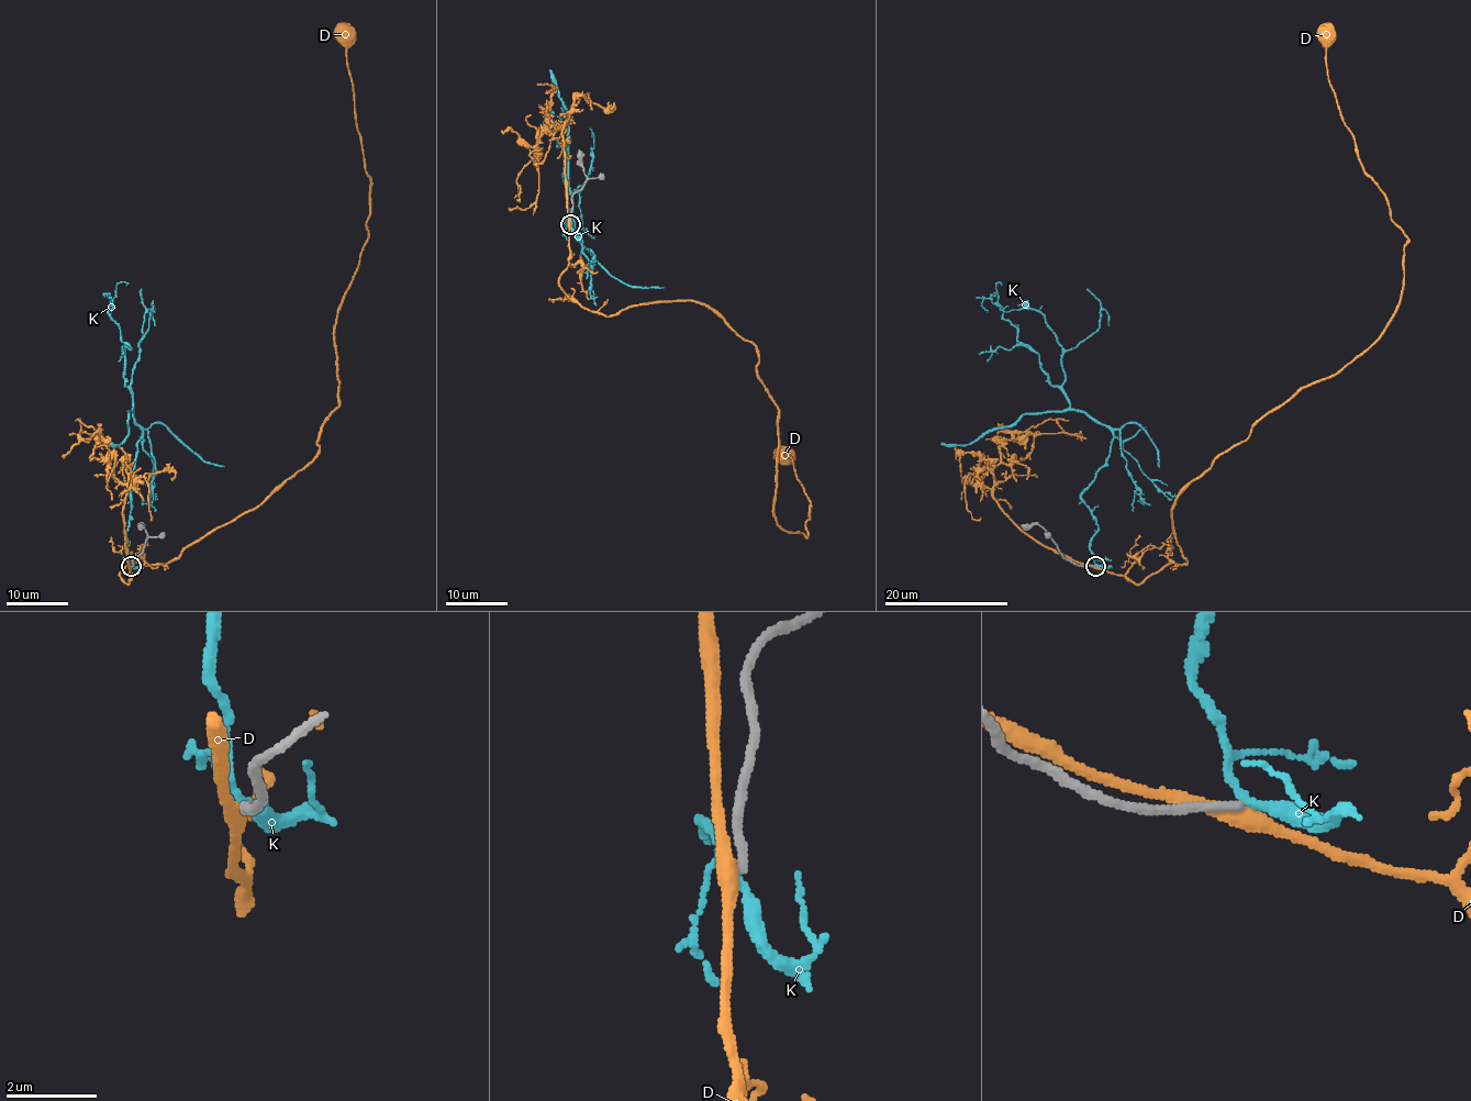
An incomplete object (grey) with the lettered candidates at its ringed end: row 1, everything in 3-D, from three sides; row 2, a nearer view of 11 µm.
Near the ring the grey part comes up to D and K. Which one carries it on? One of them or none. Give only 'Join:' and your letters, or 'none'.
Join: none

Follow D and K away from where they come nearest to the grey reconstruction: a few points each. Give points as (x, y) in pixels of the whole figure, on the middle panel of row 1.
D: (569, 223), (571, 299), (694, 300), (755, 346), (775, 521), (804, 536), (782, 457)
K: (571, 225), (569, 210), (582, 242), (564, 148), (548, 132), (556, 124), (565, 130)

